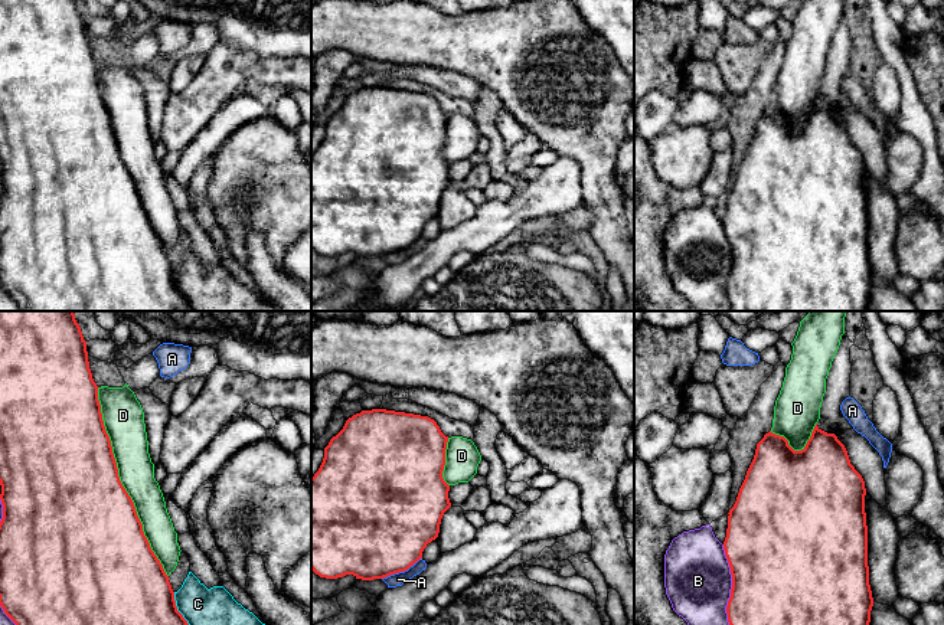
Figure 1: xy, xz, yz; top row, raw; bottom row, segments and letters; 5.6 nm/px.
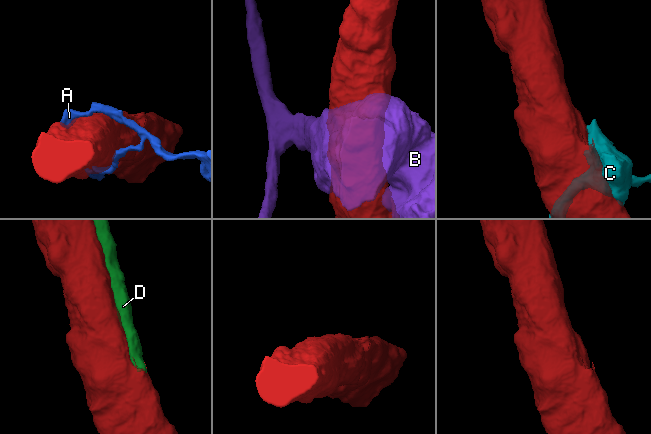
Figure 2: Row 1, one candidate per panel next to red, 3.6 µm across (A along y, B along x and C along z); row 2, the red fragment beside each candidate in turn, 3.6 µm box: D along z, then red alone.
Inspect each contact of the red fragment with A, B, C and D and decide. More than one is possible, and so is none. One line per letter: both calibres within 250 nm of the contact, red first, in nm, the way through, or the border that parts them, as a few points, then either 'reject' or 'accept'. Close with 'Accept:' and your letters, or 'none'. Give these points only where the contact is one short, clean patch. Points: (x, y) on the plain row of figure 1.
A: 500/80 nm | reject
B: 500/380 nm | reject
C: 500/320 nm | reject
D: 500/200 nm | accept
Accept: D

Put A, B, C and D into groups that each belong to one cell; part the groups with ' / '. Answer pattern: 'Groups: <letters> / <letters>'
Groups: A / B / C / D

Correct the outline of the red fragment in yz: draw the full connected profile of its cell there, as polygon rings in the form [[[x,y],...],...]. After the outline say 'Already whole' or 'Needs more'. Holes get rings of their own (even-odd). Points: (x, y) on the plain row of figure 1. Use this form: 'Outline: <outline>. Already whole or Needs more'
Outline: [[[816,101],[810,117],[801,128],[794,128],[784,114],[771,108],[764,112],[757,121],[754,137],[739,166],[736,179],[728,190],[723,228],[732,252],[731,275],[726,284],[731,311],[868,311],[873,275],[869,262],[865,173],[865,158],[850,141],[845,122],[834,111],[821,108]]]. Already whole

